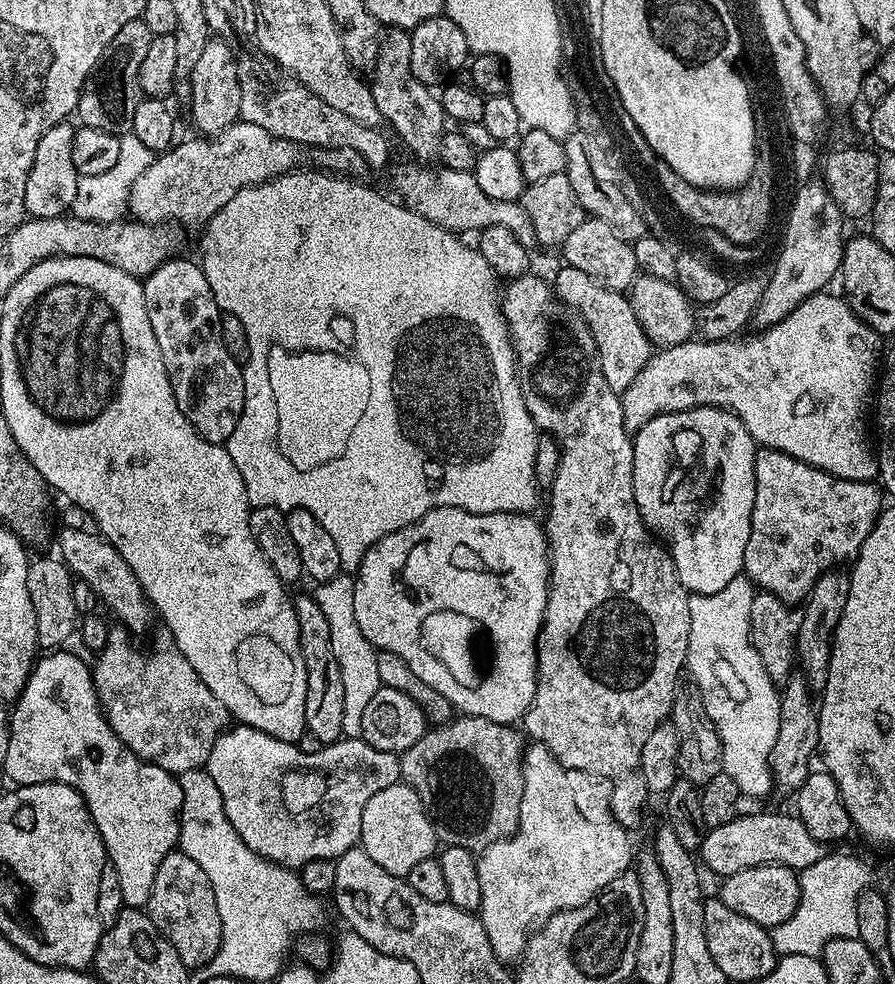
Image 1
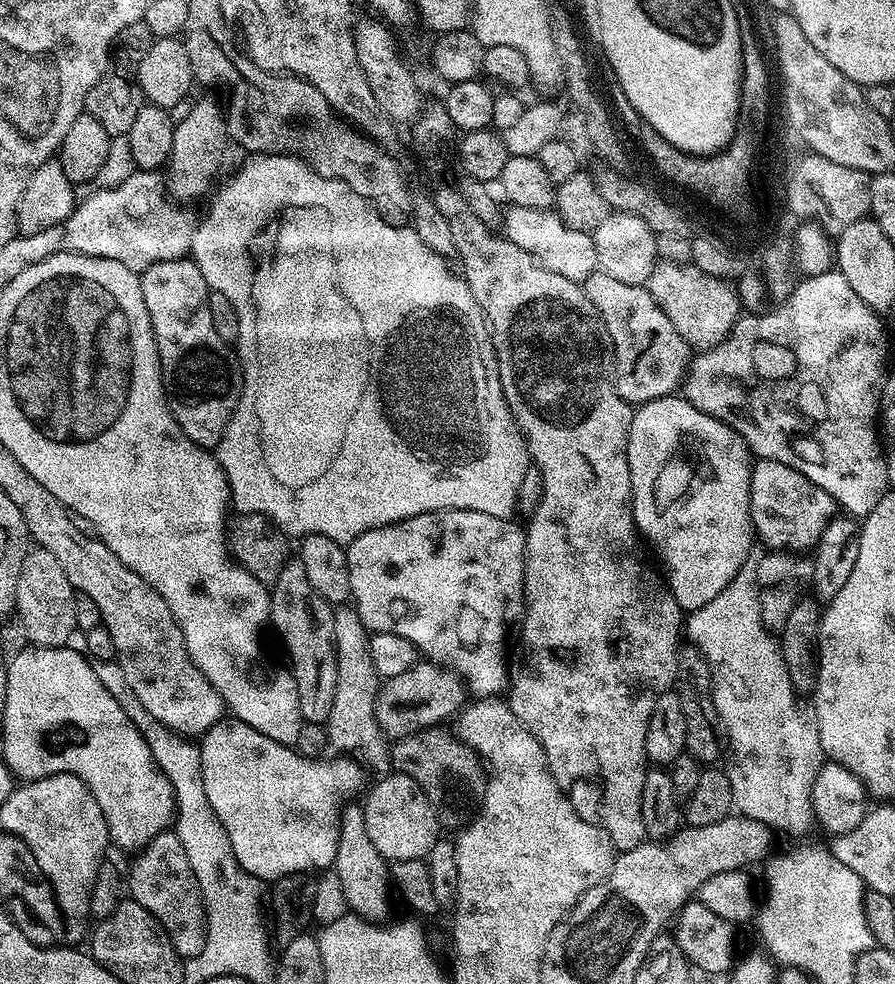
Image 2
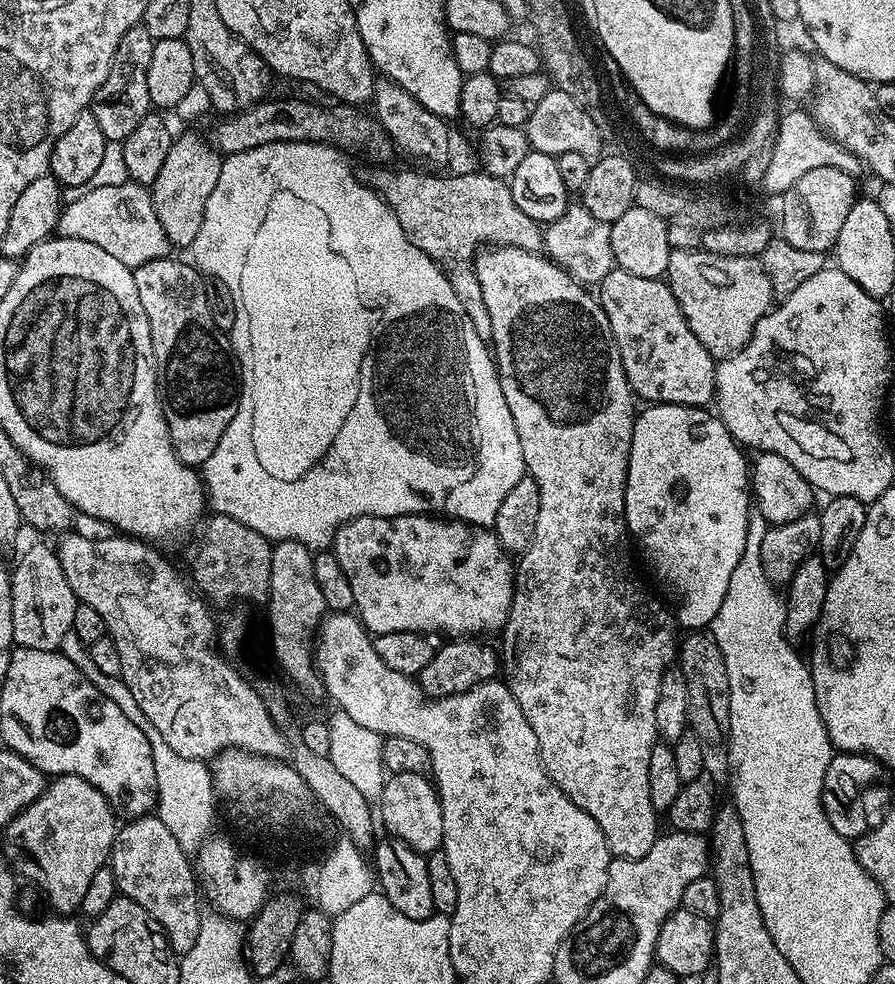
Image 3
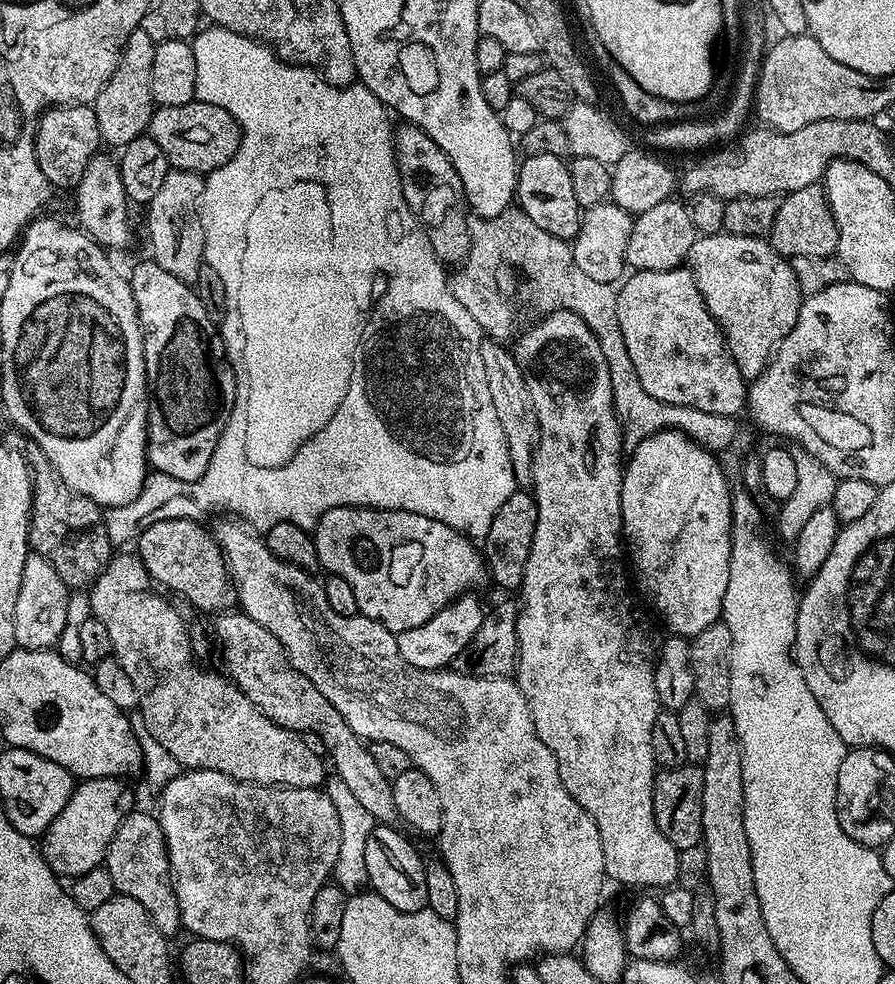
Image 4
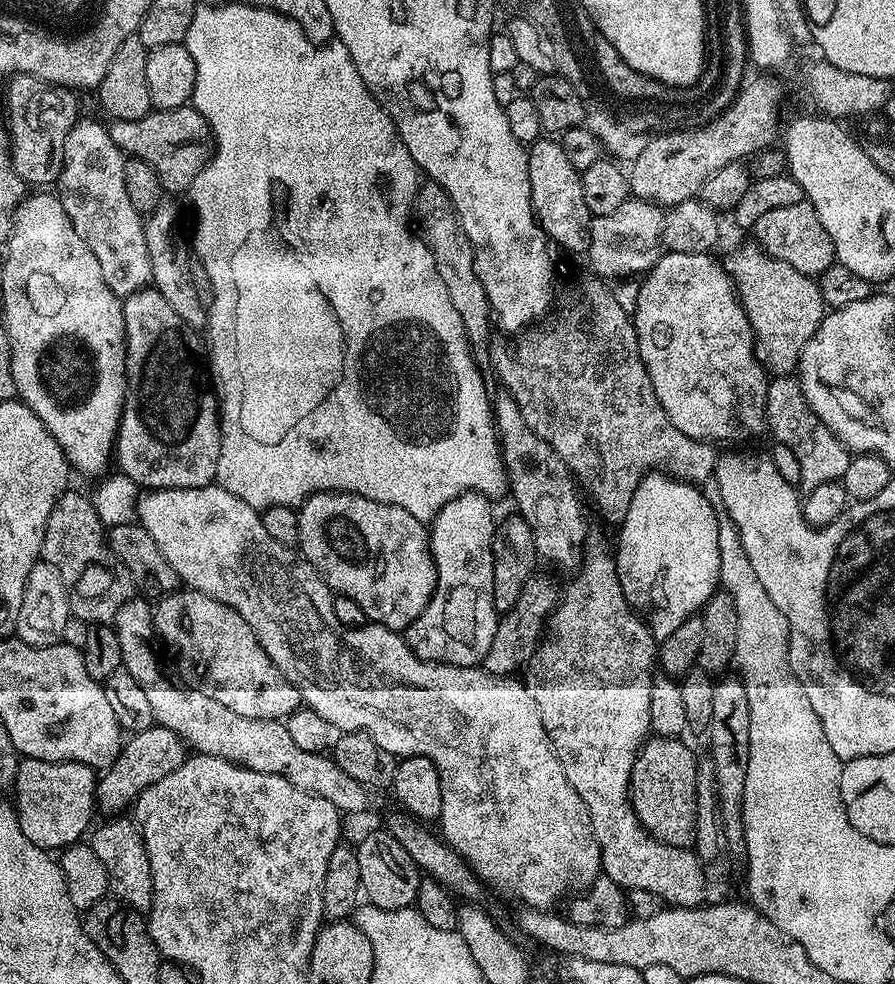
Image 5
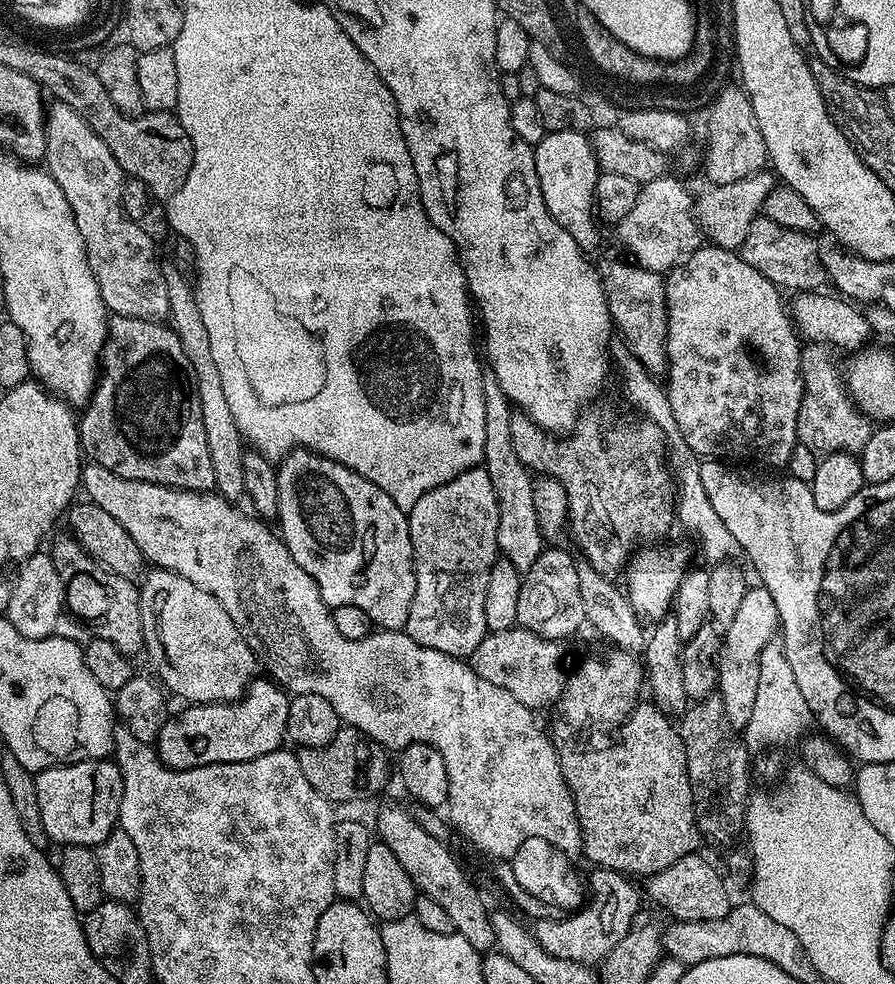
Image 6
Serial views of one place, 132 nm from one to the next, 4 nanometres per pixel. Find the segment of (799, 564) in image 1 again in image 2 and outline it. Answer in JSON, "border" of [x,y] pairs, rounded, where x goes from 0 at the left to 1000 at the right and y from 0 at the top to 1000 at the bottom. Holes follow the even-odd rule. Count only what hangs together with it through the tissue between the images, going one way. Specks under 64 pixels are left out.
{"border":[[[846,466],[840,474],[838,518],[840,519],[840,539],[844,548],[848,552],[850,549],[856,555],[855,558],[884,559],[889,563],[898,563],[911,558],[918,539],[923,539],[925,532],[935,523],[936,513],[931,504],[923,502],[923,498],[918,498],[918,494],[909,494],[909,490],[905,490],[905,486],[901,486],[901,482],[892,482],[892,478],[887,478],[874,470]]]}

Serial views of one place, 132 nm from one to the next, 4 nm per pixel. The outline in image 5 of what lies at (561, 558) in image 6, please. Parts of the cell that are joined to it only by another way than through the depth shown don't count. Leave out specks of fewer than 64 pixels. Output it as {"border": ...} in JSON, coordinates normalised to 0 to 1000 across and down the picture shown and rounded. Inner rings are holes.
{"border":[[[597,583],[583,596],[583,604],[579,604],[579,612],[555,629],[552,652],[547,652],[547,661],[541,667],[540,678],[552,687],[571,688],[580,684],[599,664],[599,655],[603,653],[610,642],[610,635],[623,613],[623,598],[612,585]]]}

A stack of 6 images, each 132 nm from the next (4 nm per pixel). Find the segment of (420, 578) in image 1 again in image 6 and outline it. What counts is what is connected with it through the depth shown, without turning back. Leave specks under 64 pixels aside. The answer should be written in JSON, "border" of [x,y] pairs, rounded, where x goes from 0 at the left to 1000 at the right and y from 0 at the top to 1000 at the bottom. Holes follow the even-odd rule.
{"border":[[[327,455],[316,464],[308,476],[308,485],[312,544],[328,571],[351,587],[355,604],[360,604],[360,612],[364,612],[368,619],[400,616],[400,620],[409,620],[409,624],[413,624],[417,635],[429,640],[450,639],[465,599],[465,570],[460,568],[453,517],[442,513],[431,498],[404,486],[404,482],[396,482],[396,478],[342,455]]]}

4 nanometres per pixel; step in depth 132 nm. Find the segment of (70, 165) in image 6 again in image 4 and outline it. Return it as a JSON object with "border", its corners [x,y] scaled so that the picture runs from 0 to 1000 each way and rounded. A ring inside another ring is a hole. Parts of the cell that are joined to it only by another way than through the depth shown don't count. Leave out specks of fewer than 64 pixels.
{"border":[[[115,157],[104,159],[96,169],[92,181],[83,189],[85,195],[85,220],[88,231],[97,236],[99,244],[106,244],[113,252],[139,252],[147,244],[147,228],[143,225],[145,204],[136,189],[134,168]]]}

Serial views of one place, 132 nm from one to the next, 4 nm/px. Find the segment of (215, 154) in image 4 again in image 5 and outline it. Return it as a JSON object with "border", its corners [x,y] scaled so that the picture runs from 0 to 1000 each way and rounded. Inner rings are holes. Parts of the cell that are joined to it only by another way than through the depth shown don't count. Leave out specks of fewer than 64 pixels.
{"border":[[[213,108],[171,112],[153,122],[125,122],[120,132],[123,140],[127,140],[139,153],[140,160],[158,163],[170,170],[172,177],[177,177],[177,185],[188,197],[209,196],[213,192],[217,181],[221,181],[239,149],[237,130],[223,113]]]}

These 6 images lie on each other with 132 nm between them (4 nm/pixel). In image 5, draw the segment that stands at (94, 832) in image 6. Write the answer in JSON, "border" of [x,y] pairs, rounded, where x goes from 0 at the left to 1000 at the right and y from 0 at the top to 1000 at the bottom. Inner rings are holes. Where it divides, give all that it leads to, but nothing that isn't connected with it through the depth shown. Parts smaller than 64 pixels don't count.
{"border":[[[23,771],[16,794],[16,820],[18,836],[25,839],[28,854],[35,856],[38,862],[46,864],[70,864],[76,859],[86,857],[93,851],[89,849],[104,840],[103,828],[108,828],[109,825],[108,798],[108,786],[95,776],[77,772],[66,776],[55,772]]]}

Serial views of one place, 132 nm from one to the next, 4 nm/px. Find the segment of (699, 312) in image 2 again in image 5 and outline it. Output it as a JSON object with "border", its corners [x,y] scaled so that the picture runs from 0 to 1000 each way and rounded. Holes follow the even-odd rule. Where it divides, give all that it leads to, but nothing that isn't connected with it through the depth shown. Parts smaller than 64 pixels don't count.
{"border":[[[837,246],[828,252],[822,252],[811,263],[813,279],[818,282],[822,290],[822,299],[831,317],[836,320],[836,326],[840,332],[840,340],[845,342],[845,361],[849,363],[849,369],[859,379],[867,382],[879,382],[891,377],[896,356],[901,356],[901,348],[909,343],[914,331],[921,326],[923,310],[916,290],[911,284],[883,270],[873,264],[866,264],[864,260],[856,259],[844,247]]]}

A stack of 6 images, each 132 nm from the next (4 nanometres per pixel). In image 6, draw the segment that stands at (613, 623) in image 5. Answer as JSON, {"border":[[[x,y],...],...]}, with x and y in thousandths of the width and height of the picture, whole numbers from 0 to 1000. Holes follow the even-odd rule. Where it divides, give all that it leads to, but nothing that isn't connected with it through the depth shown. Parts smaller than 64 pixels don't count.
{"border":[[[682,661],[669,671],[661,667],[653,671],[644,679],[644,684],[632,691],[628,710],[623,718],[630,723],[630,728],[639,736],[670,736],[675,731],[696,733],[713,714],[711,706],[715,703],[715,695],[721,694],[722,687],[717,675],[705,663]],[[783,868],[758,872],[753,880],[723,891],[724,907],[733,919],[739,919],[755,935],[797,935],[807,933],[820,922],[820,915],[813,912],[813,902],[804,886]]]}

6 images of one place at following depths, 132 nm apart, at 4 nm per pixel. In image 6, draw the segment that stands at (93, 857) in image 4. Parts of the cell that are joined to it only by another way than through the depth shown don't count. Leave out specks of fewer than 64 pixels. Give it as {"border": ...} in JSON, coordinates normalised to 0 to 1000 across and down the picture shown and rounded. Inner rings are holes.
{"border":[[[303,689],[283,690],[272,708],[258,715],[216,715],[207,718],[207,724],[189,727],[181,738],[179,751],[173,757],[174,766],[188,780],[212,783],[221,778],[236,776],[256,776],[257,774],[275,774],[284,770],[293,770],[293,766],[308,764],[318,755],[322,747],[320,730],[322,729],[323,704]]]}

